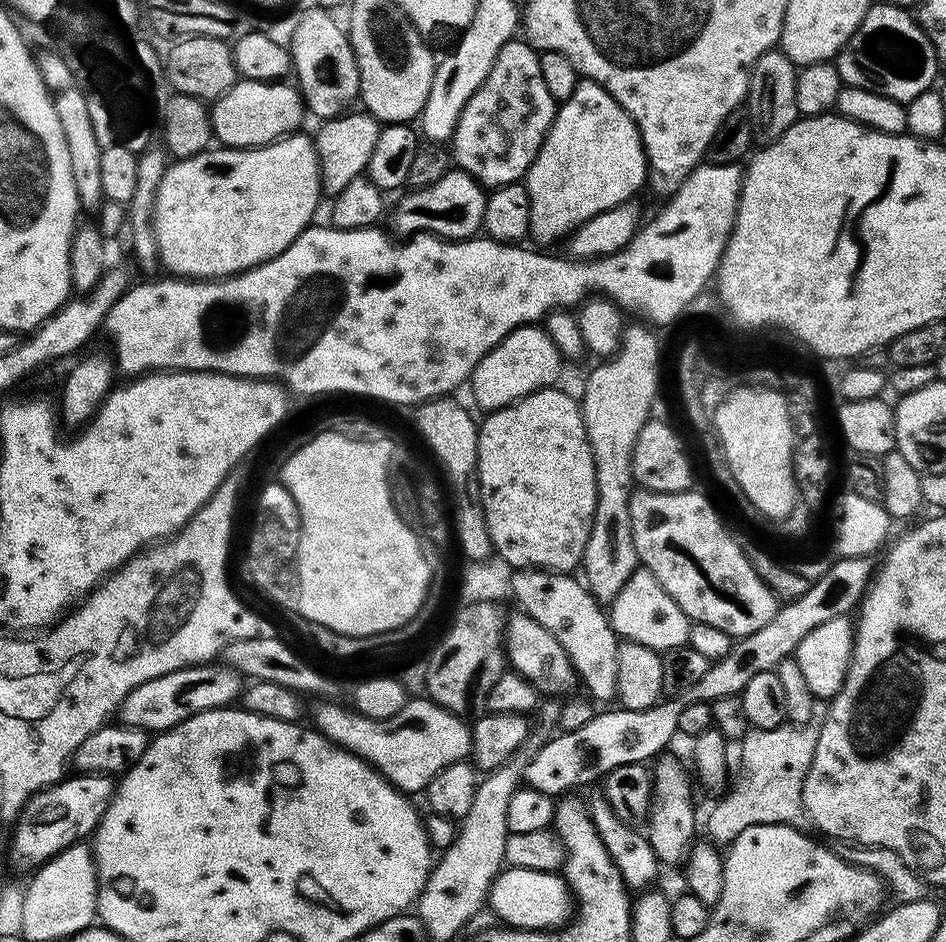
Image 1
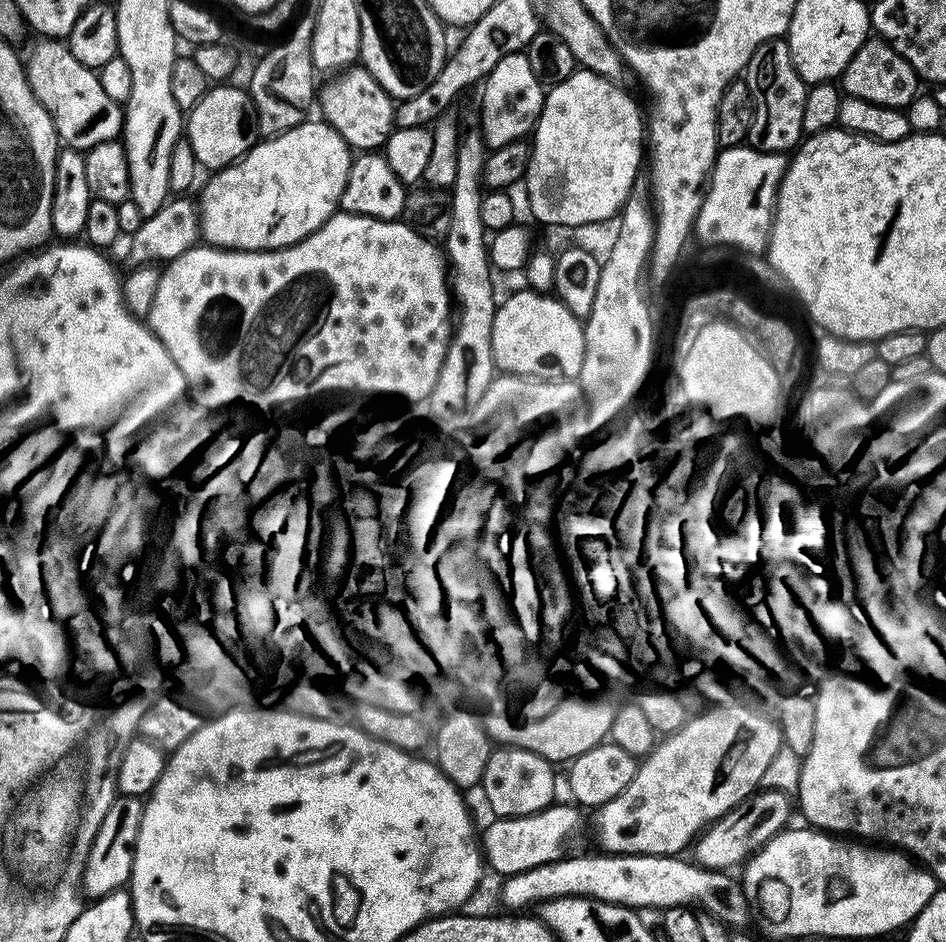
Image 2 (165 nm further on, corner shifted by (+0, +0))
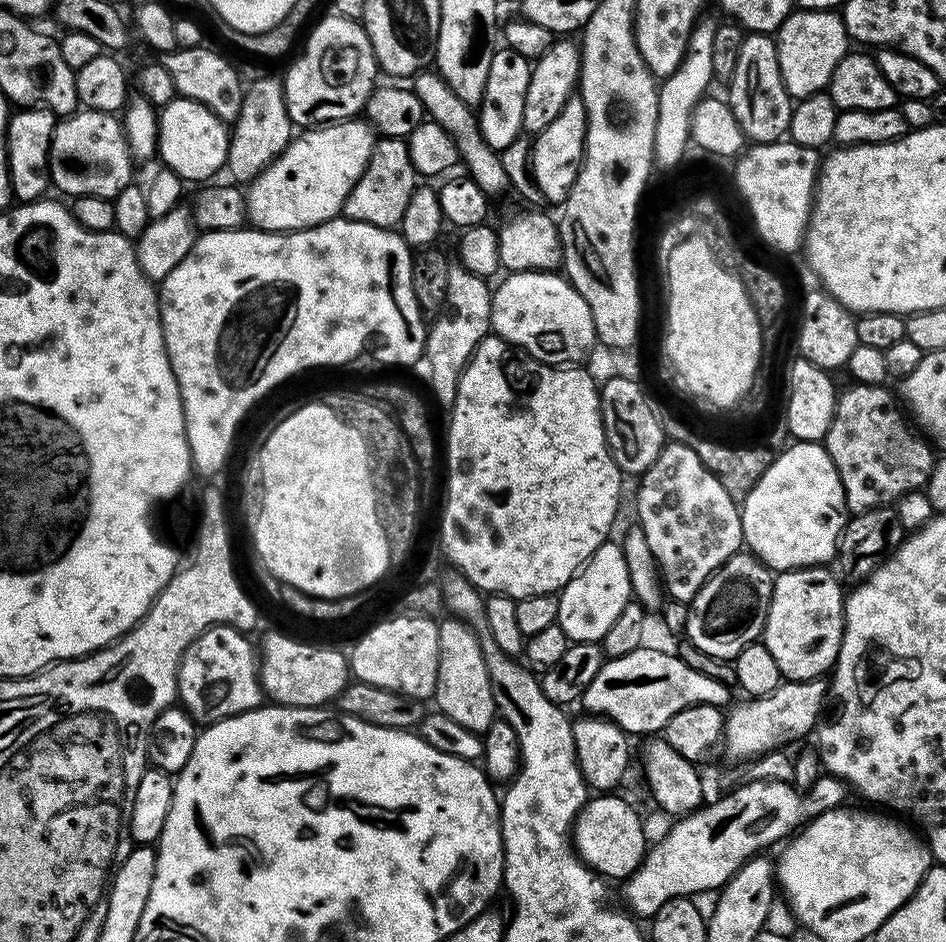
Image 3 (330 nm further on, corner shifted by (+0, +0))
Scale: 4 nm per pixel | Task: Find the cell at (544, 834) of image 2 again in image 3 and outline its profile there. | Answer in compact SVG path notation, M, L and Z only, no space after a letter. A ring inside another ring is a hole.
M600 794L585 803L574 821L572 844L581 863L591 871L607 879L625 880L640 869L647 855L648 841L633 806L616 795Z

